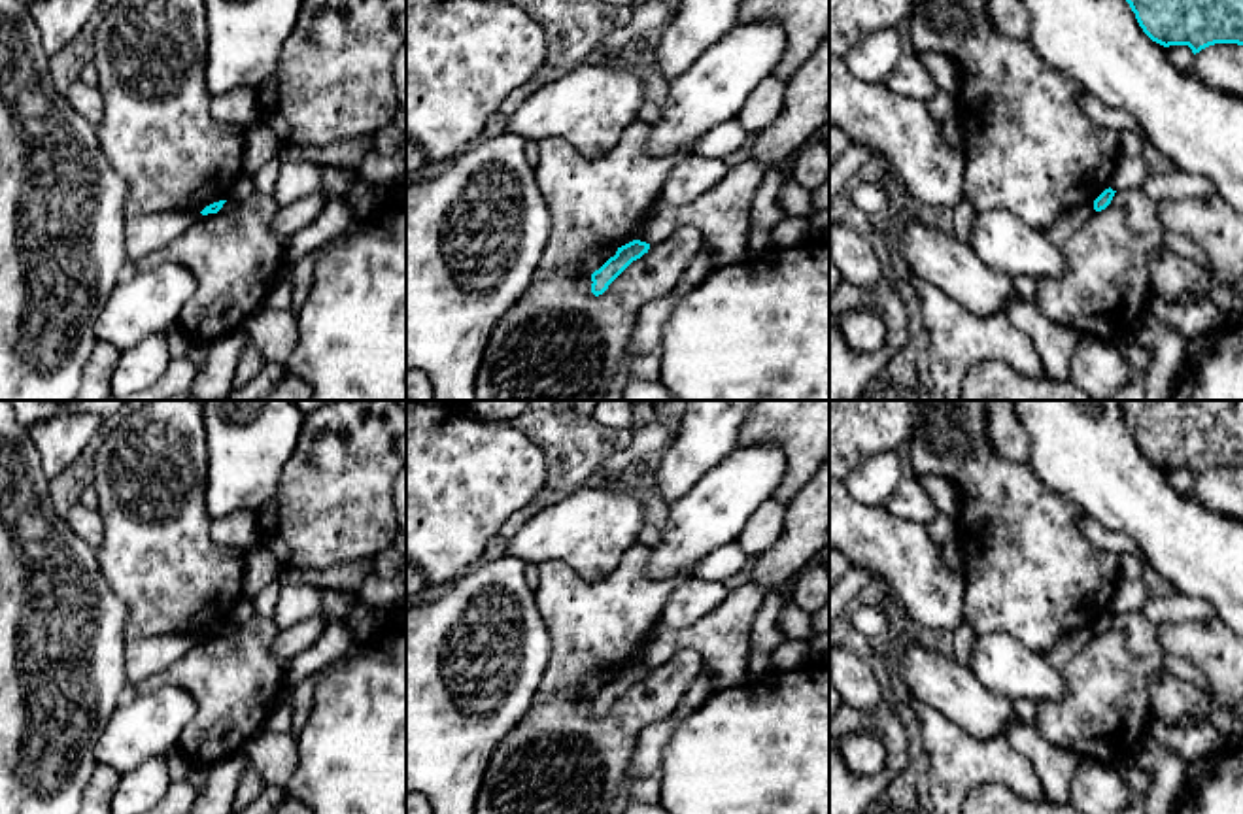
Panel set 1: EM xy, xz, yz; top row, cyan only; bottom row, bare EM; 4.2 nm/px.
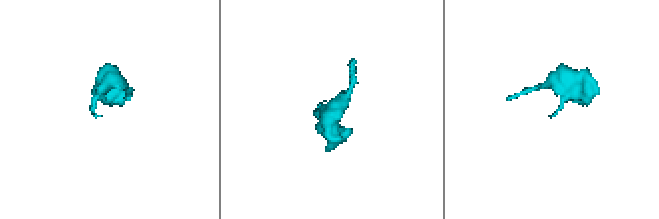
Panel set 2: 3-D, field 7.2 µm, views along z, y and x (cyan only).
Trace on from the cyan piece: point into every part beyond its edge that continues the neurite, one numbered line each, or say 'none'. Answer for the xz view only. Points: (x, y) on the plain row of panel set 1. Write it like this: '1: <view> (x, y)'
none

